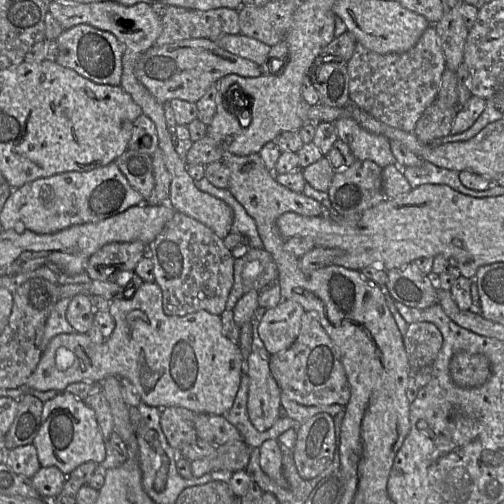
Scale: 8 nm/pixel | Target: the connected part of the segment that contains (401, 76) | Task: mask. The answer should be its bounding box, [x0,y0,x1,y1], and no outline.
[346,25,446,132]

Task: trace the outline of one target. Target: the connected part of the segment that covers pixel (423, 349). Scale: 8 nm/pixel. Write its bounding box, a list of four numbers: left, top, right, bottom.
[404,322,443,369]

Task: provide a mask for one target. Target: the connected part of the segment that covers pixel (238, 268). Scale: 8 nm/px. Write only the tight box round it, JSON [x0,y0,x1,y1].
[226,247,278,310]

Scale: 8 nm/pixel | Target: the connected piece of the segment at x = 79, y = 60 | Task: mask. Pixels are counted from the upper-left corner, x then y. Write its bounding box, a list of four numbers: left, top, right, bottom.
[56,24,123,86]

